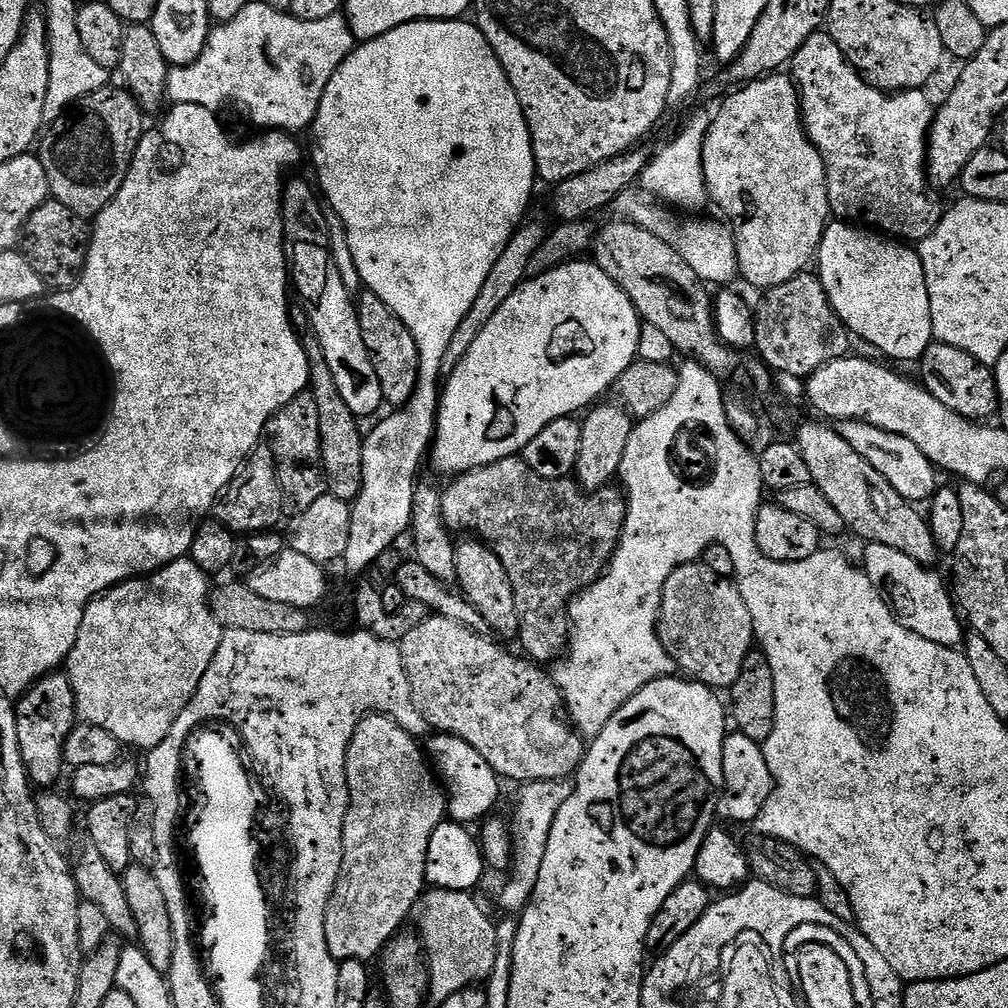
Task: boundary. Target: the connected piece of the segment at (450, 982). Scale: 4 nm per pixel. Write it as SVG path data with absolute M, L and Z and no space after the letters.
M429 887L414 912L415 931L428 961L428 1000L443 1006L446 998L483 985L494 970L498 938L494 920L484 913L472 892Z

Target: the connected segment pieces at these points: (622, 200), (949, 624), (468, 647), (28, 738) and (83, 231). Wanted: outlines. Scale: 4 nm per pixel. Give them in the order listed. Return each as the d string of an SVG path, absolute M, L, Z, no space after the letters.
M644 192L638 193L637 196L632 195L625 194L619 197L618 208L624 211L621 213L638 226L658 234L658 238L662 238L666 243L675 244L686 266L690 266L690 270L698 274L701 282L707 282L709 285L720 284L716 286L732 286L735 285L732 284L735 280L741 279L736 233L727 223L719 224L716 220L692 220L688 225L682 225L676 232L675 218L662 205L655 204Z
M867 543L865 549L863 573L884 593L900 625L935 644L959 647L966 630L949 587L947 590L941 578L932 572L934 570L881 543Z
M435 614L429 615L427 620L422 621L418 626L414 626L410 630L410 634L406 634L399 642L406 678L410 682L410 690L414 694L414 706L418 706L422 718L426 718L429 729L435 730L440 734L457 736L466 742L470 742L470 746L474 746L474 750L478 750L482 754L482 758L486 758L486 762L490 762L490 766L495 770L497 776L505 781L520 780L519 782L531 782L533 780L562 780L571 777L576 769L580 767L580 763L584 761L586 740L576 731L569 717L568 709L560 696L560 687L541 665L527 658L521 658L519 655L517 655L518 657L511 656L506 649L499 648L499 646L504 646L497 643L495 639L492 639L493 641L487 639L492 638L470 630L450 618L442 618Z
M63 671L50 672L40 680L35 680L32 687L15 701L16 721L18 722L18 746L22 750L22 762L28 771L28 778L36 786L52 786L60 776L60 771L65 771L64 743L76 729L78 717L76 714L76 699L74 686L70 678Z
M50 198L45 204L38 206L38 210L34 210L34 214L30 214L30 218L24 223L22 251L30 266L38 270L45 285L63 290L73 288L79 282L86 266L89 239L89 221L74 214L70 206L62 206L62 202Z

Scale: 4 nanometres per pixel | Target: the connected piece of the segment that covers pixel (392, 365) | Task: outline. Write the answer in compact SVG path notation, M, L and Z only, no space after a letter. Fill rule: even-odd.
M364 290L356 300L358 326L362 326L362 342L366 342L366 350L374 362L374 371L378 374L378 382L382 385L385 405L393 409L402 407L414 394L418 382L418 346L414 342L414 334L406 330L406 322L378 298L378 294Z

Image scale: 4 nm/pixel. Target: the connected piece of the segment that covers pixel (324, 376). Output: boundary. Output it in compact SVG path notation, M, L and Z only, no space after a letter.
M311 334L303 337L304 349L308 355L308 383L314 402L318 402L318 430L320 431L320 462L324 470L326 488L331 495L340 500L349 502L360 497L362 490L362 446L364 445L365 433L360 432L361 421L346 406L342 394L338 394L338 386L334 383L334 374L330 374L330 366L326 366L326 354L322 354L322 346L318 338Z

